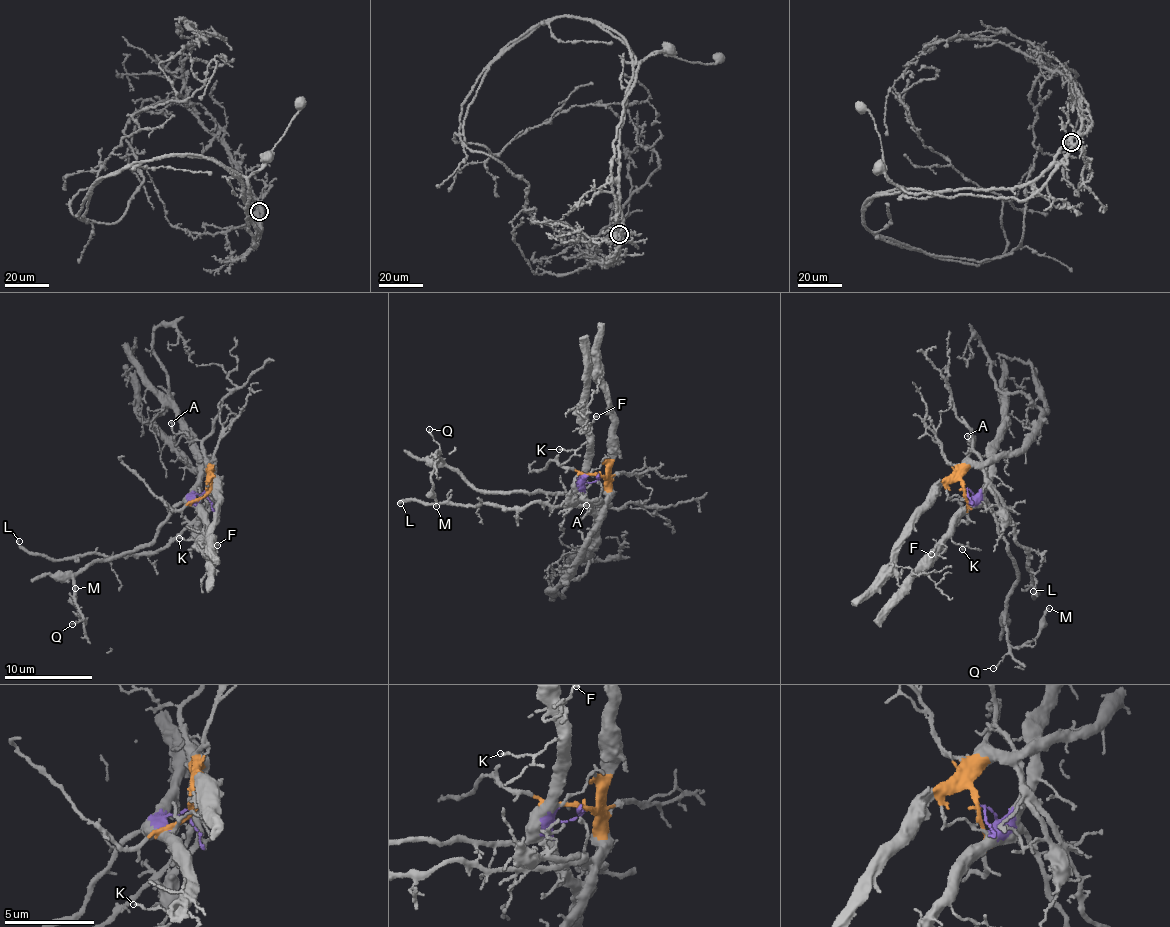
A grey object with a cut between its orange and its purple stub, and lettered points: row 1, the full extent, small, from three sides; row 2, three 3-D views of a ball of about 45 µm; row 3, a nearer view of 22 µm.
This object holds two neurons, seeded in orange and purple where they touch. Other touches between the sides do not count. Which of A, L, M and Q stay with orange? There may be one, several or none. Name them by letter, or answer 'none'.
A, L

